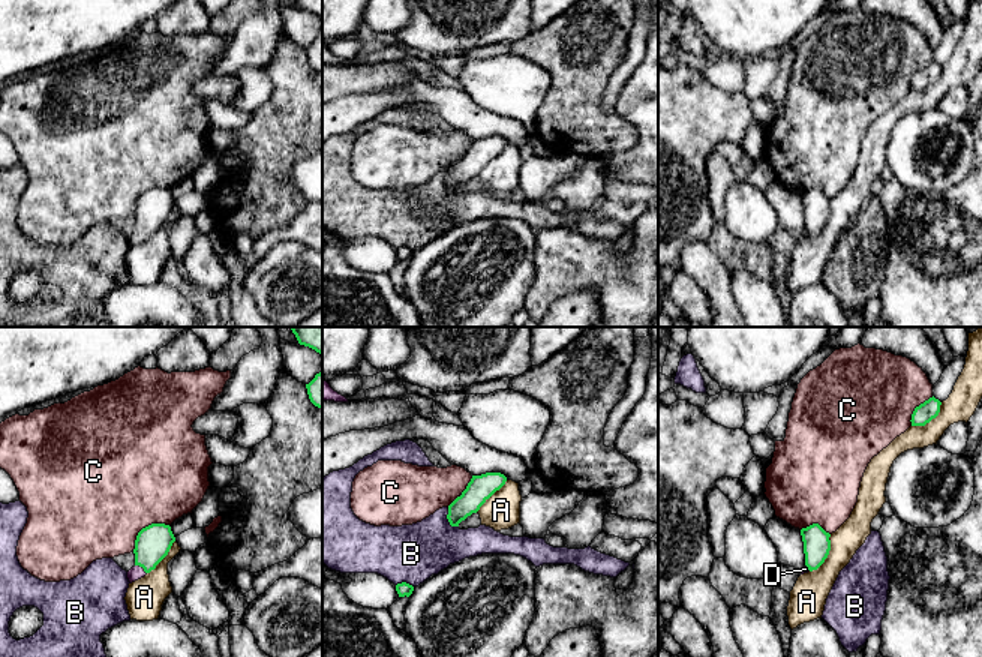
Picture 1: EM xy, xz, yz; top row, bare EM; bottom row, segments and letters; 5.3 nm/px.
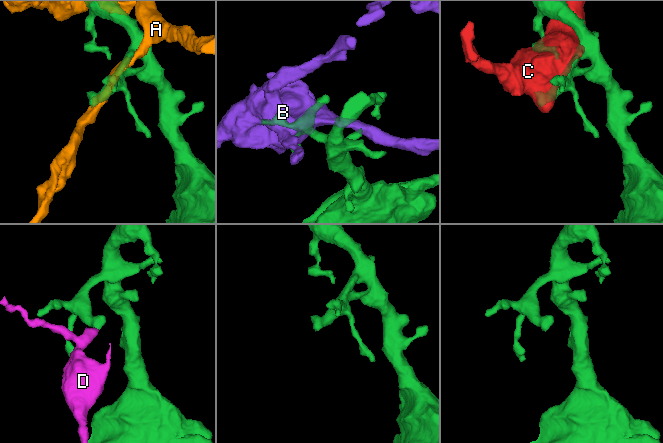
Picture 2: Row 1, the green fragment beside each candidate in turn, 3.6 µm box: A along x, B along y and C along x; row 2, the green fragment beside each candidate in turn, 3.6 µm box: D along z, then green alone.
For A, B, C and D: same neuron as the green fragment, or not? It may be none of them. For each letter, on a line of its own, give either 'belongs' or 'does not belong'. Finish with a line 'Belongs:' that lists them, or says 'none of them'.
A: does not belong
B: does not belong
C: does not belong
D: belongs
Belongs: D

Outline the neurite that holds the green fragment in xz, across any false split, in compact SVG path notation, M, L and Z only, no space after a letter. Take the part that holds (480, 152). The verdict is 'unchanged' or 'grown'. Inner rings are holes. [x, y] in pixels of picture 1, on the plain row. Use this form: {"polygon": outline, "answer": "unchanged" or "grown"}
{"polygon": "M486 136L481 140L472 140L466 153L448 170L447 183L451 190L459 190L472 177L477 177L480 171L507 146L507 141L501 136Z", "answer": "unchanged"}

